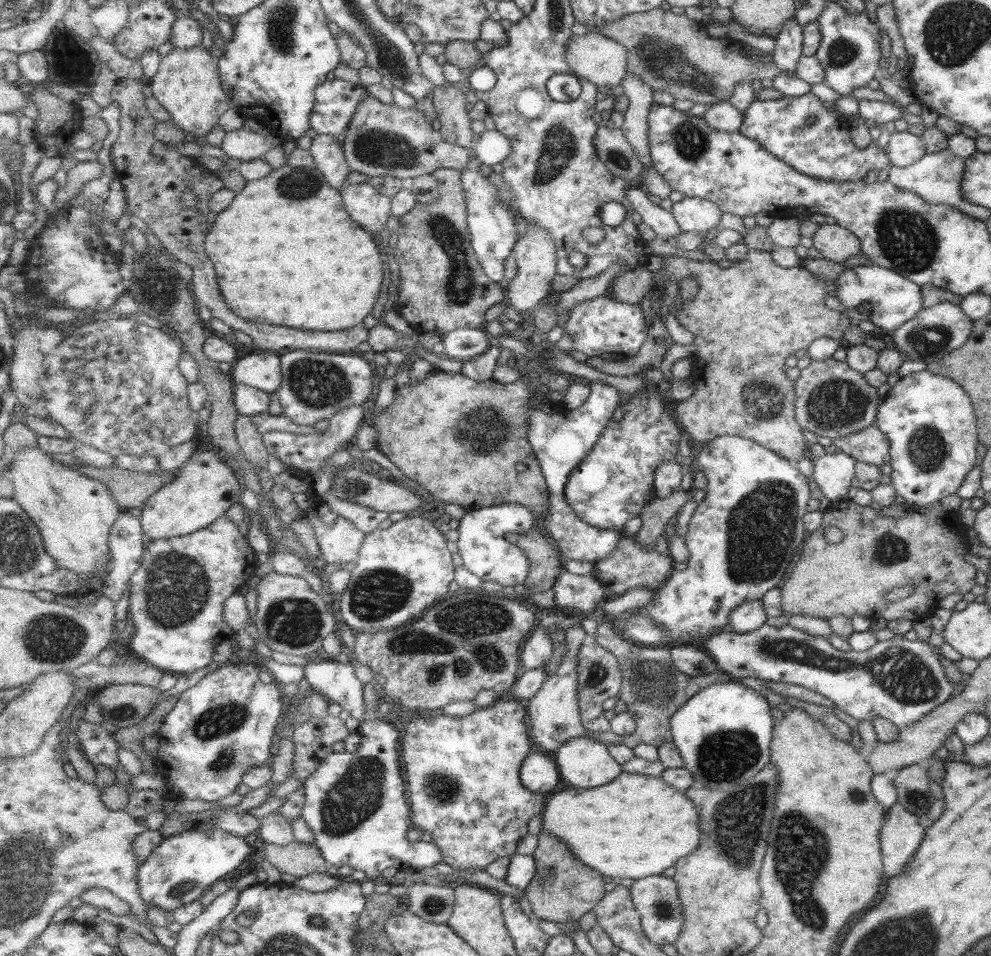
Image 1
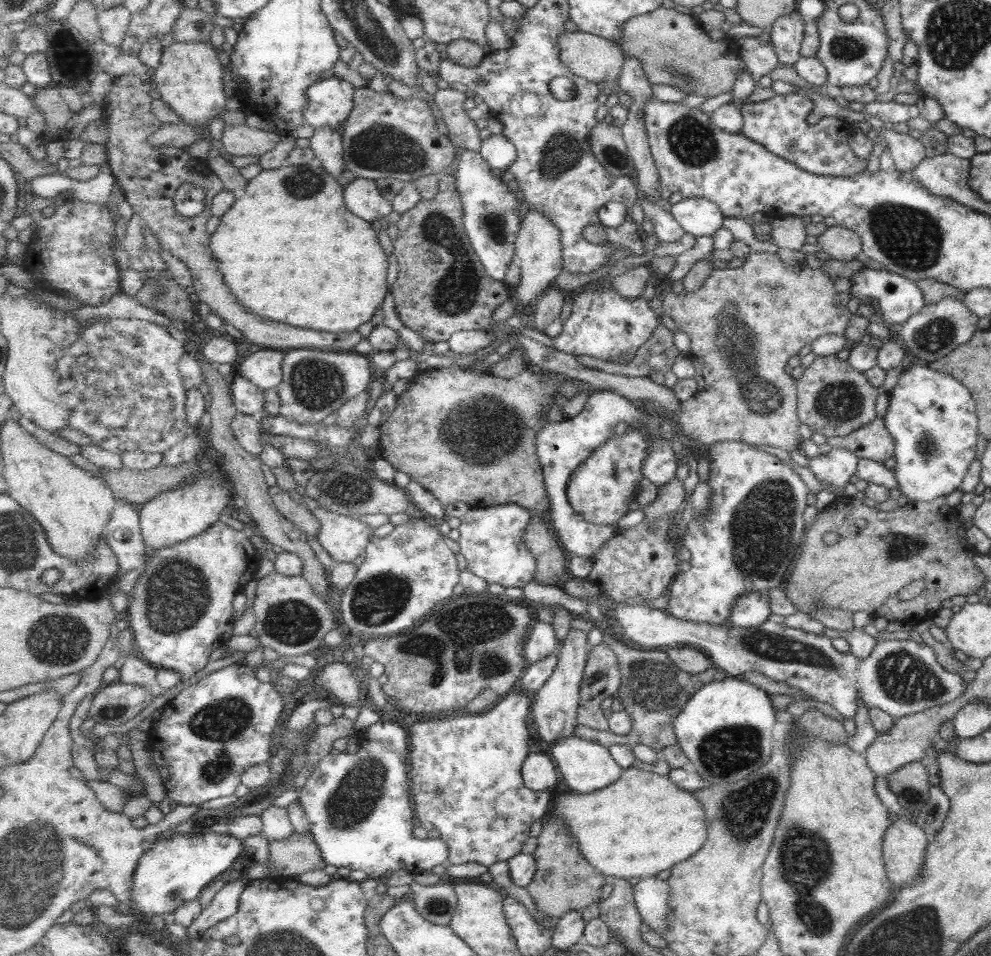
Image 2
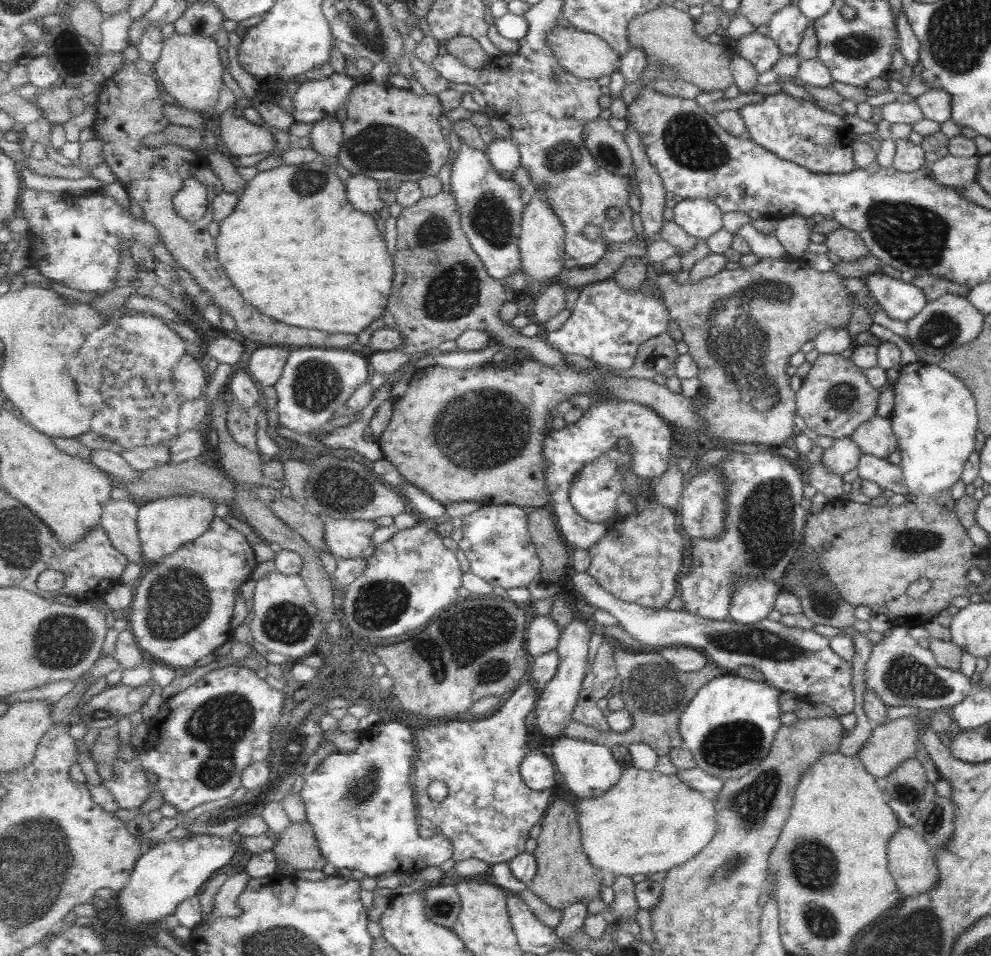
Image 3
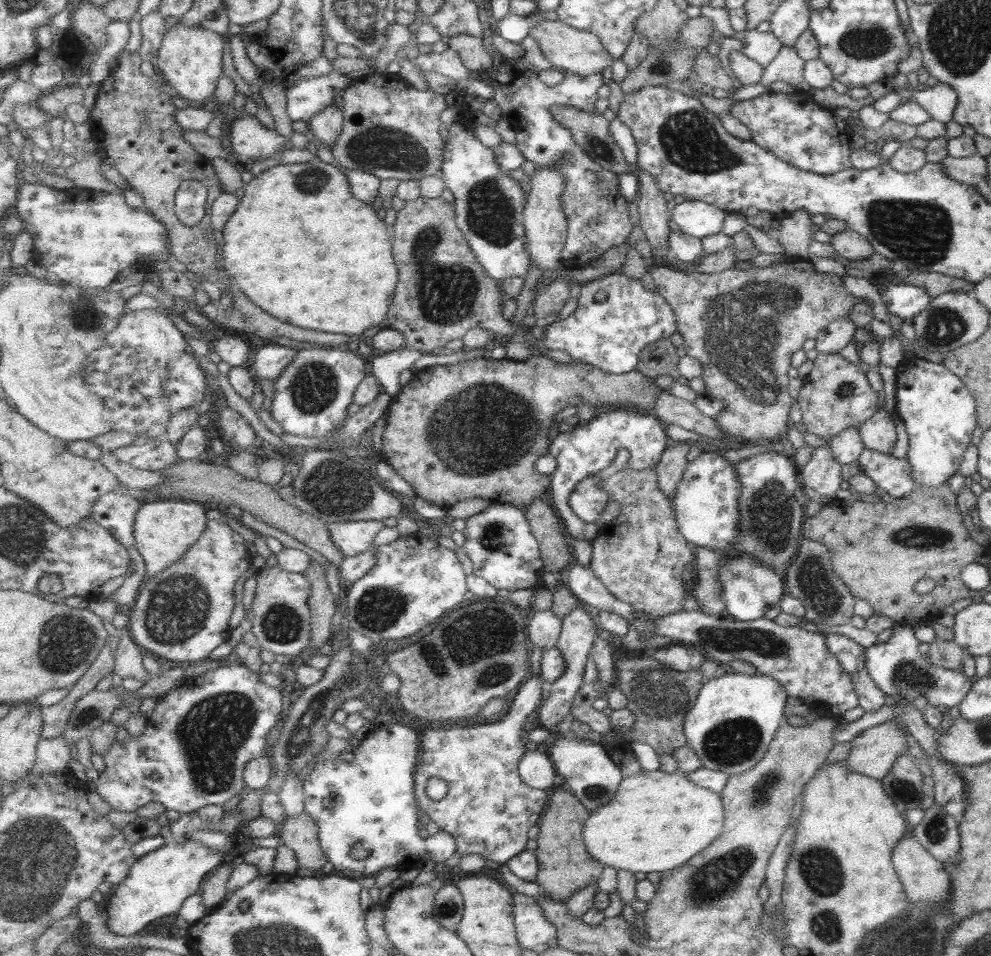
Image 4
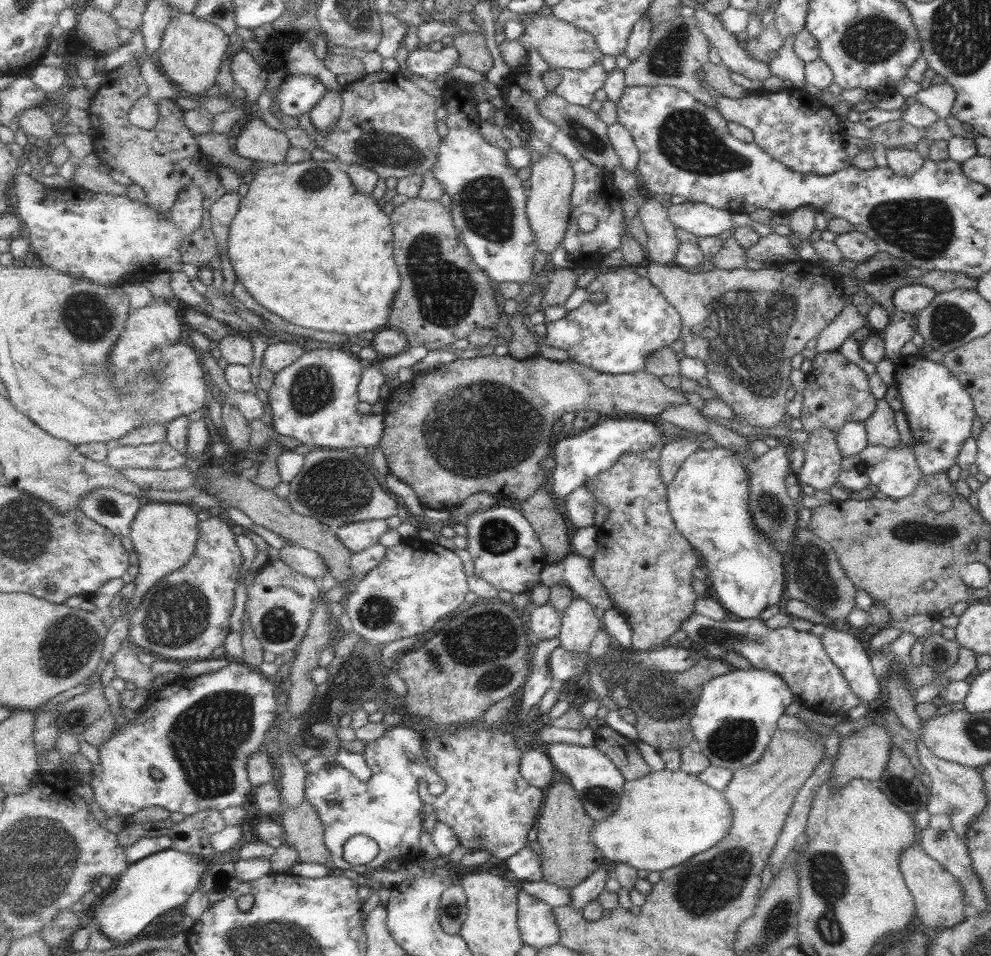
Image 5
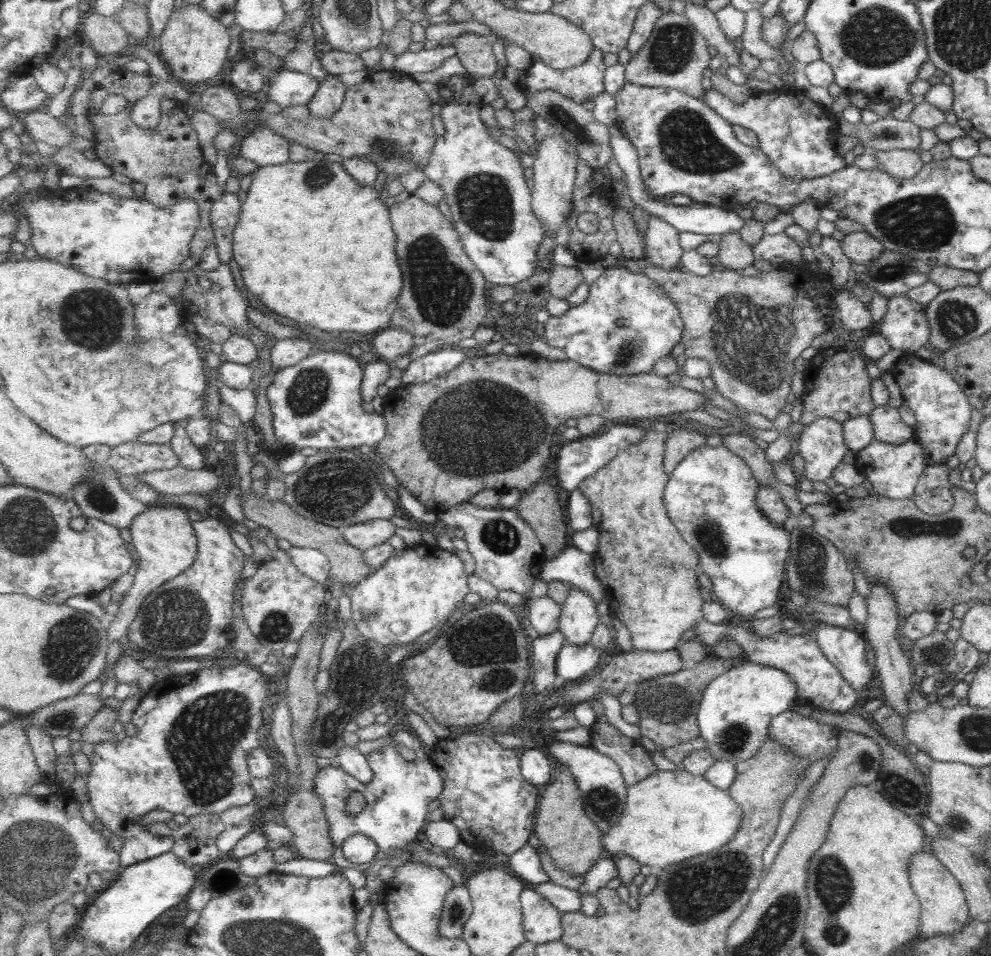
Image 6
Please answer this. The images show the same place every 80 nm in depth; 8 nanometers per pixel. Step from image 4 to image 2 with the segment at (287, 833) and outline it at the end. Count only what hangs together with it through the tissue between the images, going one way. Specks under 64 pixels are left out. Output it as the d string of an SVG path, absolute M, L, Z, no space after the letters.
M311 830L307 833L293 832L284 841L269 841L269 861L281 876L296 878L309 870L327 868L321 849Z

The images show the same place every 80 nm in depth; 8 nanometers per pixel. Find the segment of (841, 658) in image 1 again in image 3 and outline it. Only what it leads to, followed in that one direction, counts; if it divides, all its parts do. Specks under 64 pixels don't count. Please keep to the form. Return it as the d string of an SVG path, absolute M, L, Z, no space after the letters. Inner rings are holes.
M573 572L569 582L567 583L570 589L577 598L587 601L596 609L607 610L611 612L623 629L638 642L649 646L685 646L692 647L705 653L710 662L719 665L727 670L728 673L733 673L739 670L742 666L751 666L759 670L766 677L766 682L771 687L779 688L779 691L791 692L798 699L803 700L808 704L821 702L825 706L829 706L837 717L843 714L849 714L854 707L853 686L850 685L850 664L839 658L829 648L828 639L815 633L812 630L789 627L773 622L773 620L764 619L759 623L740 624L732 620L712 620L697 616L686 612L685 610L675 612L675 610L661 610L657 608L643 608L643 605L630 603L620 600L613 594L609 593L595 577L588 573ZM902 626L891 628L887 637L872 646L864 666L867 689L880 698L886 706L917 706L923 712L952 707L969 695L972 686L970 678L959 671L939 666L928 648L922 648L907 634Z

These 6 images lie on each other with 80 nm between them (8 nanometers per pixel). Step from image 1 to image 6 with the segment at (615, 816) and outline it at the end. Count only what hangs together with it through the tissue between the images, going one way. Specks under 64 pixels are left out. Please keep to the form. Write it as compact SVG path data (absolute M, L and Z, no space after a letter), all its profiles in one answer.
M683 768L672 771L658 770L641 783L628 788L625 815L622 816L621 822L611 827L611 832L603 833L603 844L607 855L615 858L629 855L642 865L658 871L671 864L683 862L687 858L719 850L737 834L743 824L742 818L743 809L738 801L730 795L728 790L717 788L704 776L695 775Z

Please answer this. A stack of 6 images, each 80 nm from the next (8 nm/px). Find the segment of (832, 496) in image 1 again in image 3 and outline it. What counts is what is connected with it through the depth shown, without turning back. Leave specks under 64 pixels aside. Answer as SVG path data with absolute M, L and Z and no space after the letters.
M842 436L835 438L829 448L823 449L820 463L841 477L856 467L860 455L854 440L851 440L850 436Z

